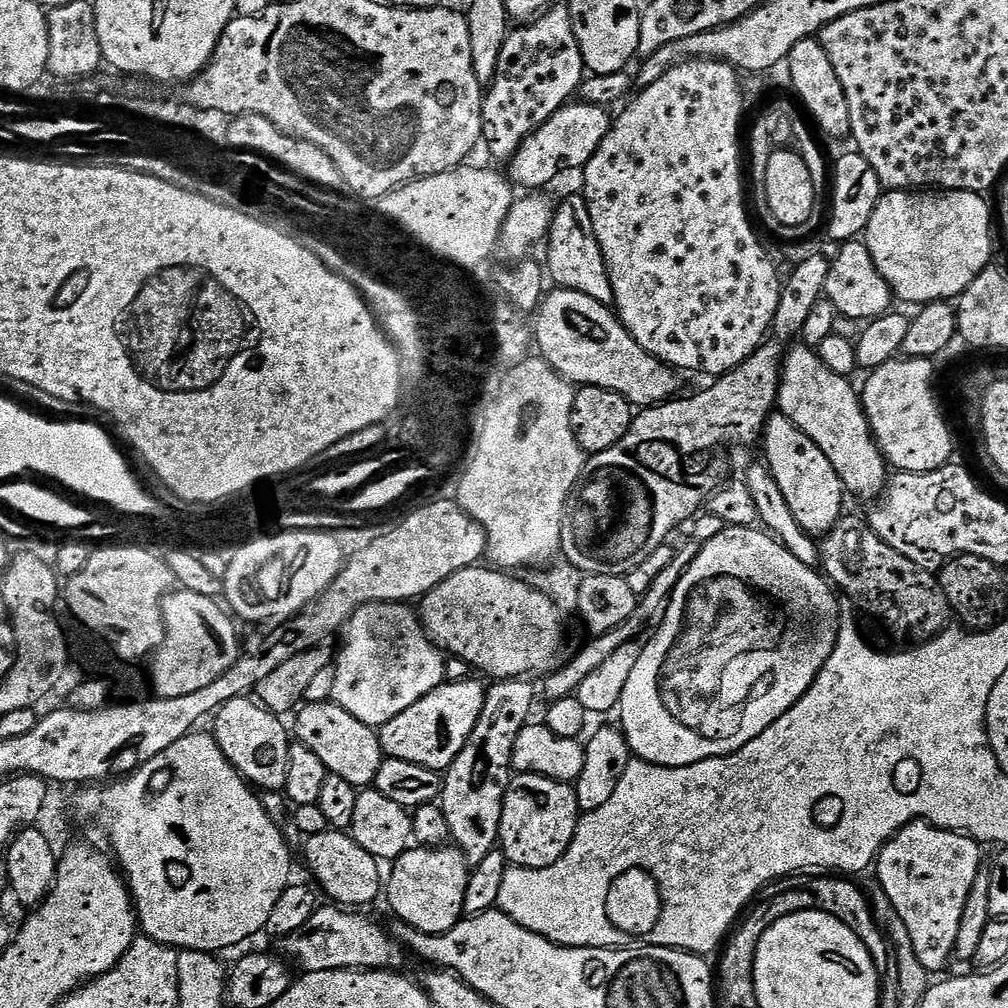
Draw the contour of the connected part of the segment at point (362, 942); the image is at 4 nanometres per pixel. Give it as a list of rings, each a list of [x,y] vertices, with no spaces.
[[[328,906],[332,908],[317,907],[314,918],[299,928],[294,930],[283,941],[282,949],[285,957],[297,960],[301,964],[304,972],[325,972],[331,968],[354,968],[357,970],[400,970],[403,969],[404,952],[400,949],[400,944],[379,924],[376,920],[371,920],[368,916],[359,916],[359,911],[345,910],[340,906]]]

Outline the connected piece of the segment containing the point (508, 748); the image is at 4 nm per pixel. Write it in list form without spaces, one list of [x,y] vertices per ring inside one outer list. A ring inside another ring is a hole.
[[[514,678],[501,680],[493,683],[485,693],[482,714],[467,740],[466,746],[459,752],[458,758],[445,769],[442,785],[440,805],[446,814],[448,830],[464,856],[467,858],[469,867],[475,868],[480,865],[488,853],[495,851],[499,843],[502,802],[505,800],[506,790],[512,777],[512,756],[515,738],[531,719],[534,706],[534,688],[532,682],[526,678]]]

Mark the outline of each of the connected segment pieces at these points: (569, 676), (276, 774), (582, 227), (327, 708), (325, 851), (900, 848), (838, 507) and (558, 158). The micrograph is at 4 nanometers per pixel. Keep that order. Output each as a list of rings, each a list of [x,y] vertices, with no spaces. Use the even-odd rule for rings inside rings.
[[[693,538],[686,540],[681,548],[679,546],[675,549],[675,556],[670,564],[666,565],[660,573],[656,574],[652,582],[647,585],[646,591],[639,597],[634,614],[630,618],[626,618],[626,622],[614,626],[614,630],[610,630],[606,634],[592,636],[589,639],[589,644],[572,661],[569,659],[556,671],[543,677],[545,701],[561,700],[575,694],[587,676],[594,674],[594,670],[598,670],[598,666],[602,666],[602,662],[606,662],[606,658],[610,658],[610,654],[614,654],[614,650],[618,650],[618,646],[626,646],[626,642],[636,640],[639,637],[639,632],[643,630],[644,624],[650,623],[649,625],[651,625],[663,613],[668,603],[668,598],[672,595],[674,586],[680,581],[680,575],[691,566],[692,560],[700,553],[702,547],[702,544]]]
[[[247,695],[236,697],[222,705],[215,713],[214,720],[216,720],[214,735],[222,754],[249,785],[264,792],[283,790],[286,786],[286,778],[290,774],[292,749],[290,732],[289,729],[288,732],[284,729],[284,720]]]
[[[583,195],[568,196],[555,205],[552,214],[552,225],[546,237],[548,244],[548,262],[546,272],[556,279],[561,288],[569,288],[575,292],[594,298],[594,302],[612,304],[612,287],[610,276],[606,270],[606,262],[602,258],[602,250],[598,246],[598,238],[594,238],[594,226],[590,222],[590,210]]]
[[[335,702],[327,703],[328,704],[308,705],[305,703],[303,707],[295,713],[295,716],[297,715],[296,732],[294,728],[295,739],[299,741],[299,743],[305,744],[308,748],[314,750],[314,754],[318,754],[318,758],[322,758],[322,762],[328,767],[328,771],[331,775],[346,778],[346,782],[350,782],[358,790],[363,790],[375,785],[378,770],[382,766],[384,759],[386,759],[384,747],[380,744],[377,729],[366,726],[366,722],[358,722],[358,718],[354,718],[354,714],[350,714],[346,711],[341,704]]]
[[[329,830],[314,834],[307,837],[303,848],[304,856],[308,859],[308,868],[312,871],[311,879],[323,895],[325,892],[332,899],[329,901],[340,906],[360,906],[356,904],[368,904],[379,892],[381,895],[381,865],[373,856],[366,854],[366,850],[362,850],[362,846],[358,846],[358,842],[354,842],[347,831]]]
[[[913,820],[902,830],[895,832],[876,857],[874,865],[875,879],[879,881],[882,890],[889,895],[894,908],[902,916],[903,922],[910,930],[914,953],[918,961],[930,974],[940,972],[953,959],[958,938],[958,926],[962,926],[962,914],[966,910],[966,902],[970,898],[970,890],[978,878],[982,867],[980,861],[981,841],[975,840],[963,832],[952,832],[949,828],[939,828],[929,824],[927,820]]]
[[[782,414],[768,417],[763,444],[766,467],[772,471],[774,482],[778,482],[778,490],[782,490],[786,506],[790,506],[790,514],[798,518],[798,526],[817,538],[831,532],[832,527],[845,515],[846,489],[834,466],[830,466],[830,458],[826,458],[826,454],[818,450],[816,443],[804,431],[796,428],[794,422]]]
[[[569,102],[563,108],[559,108],[555,114],[546,121],[534,134],[530,134],[521,142],[520,148],[511,158],[507,165],[506,172],[511,183],[520,190],[544,190],[548,183],[555,178],[559,172],[564,172],[567,168],[583,170],[594,158],[602,138],[606,138],[609,128],[612,126],[613,117],[608,116],[609,109],[598,104],[586,104],[583,102]]]

